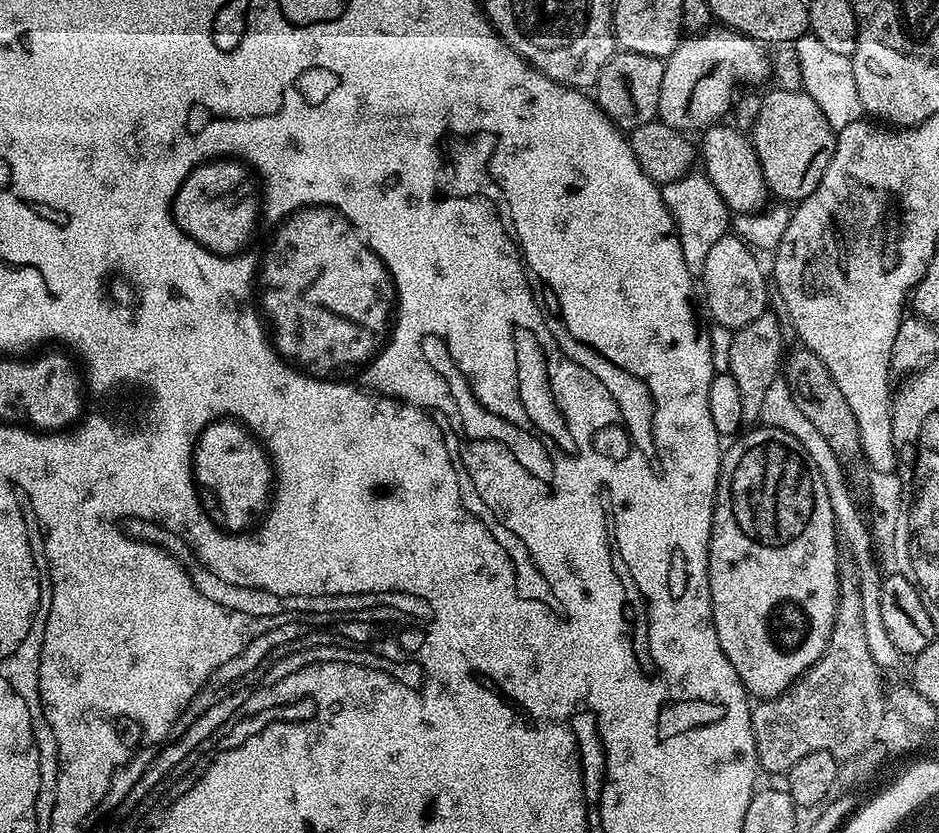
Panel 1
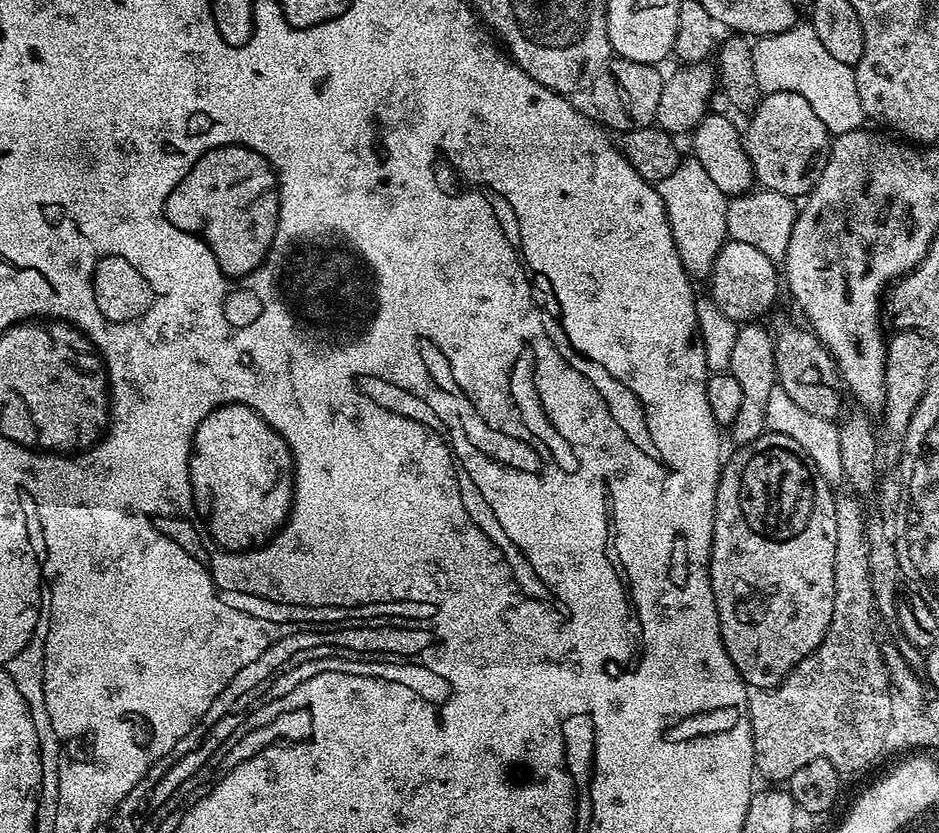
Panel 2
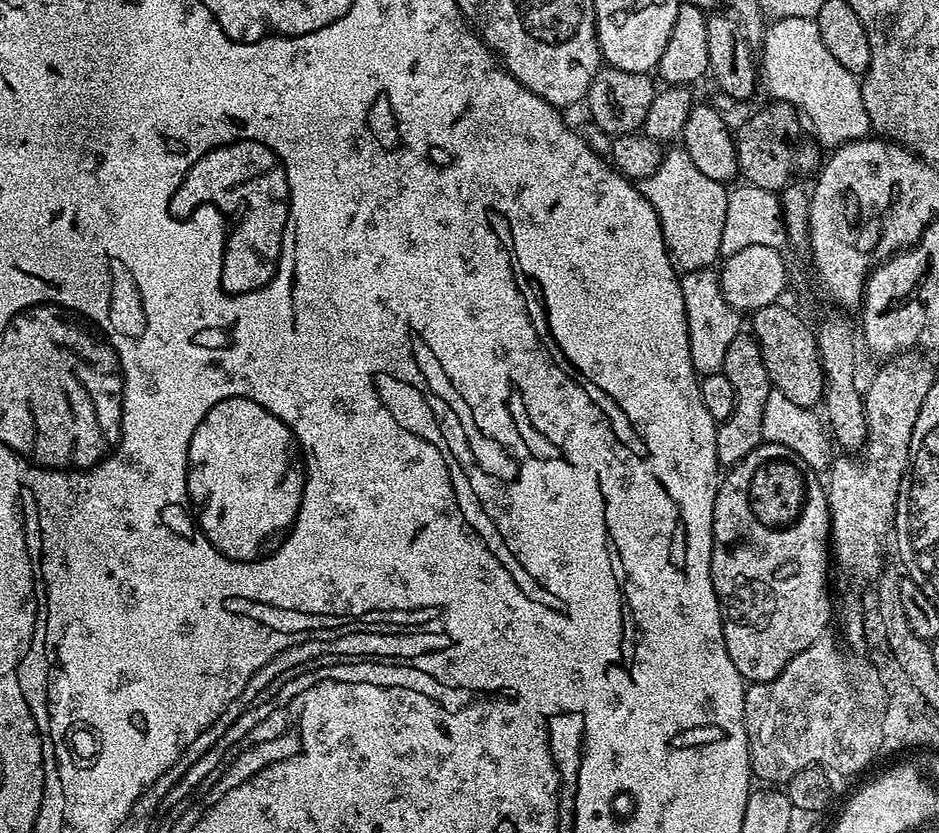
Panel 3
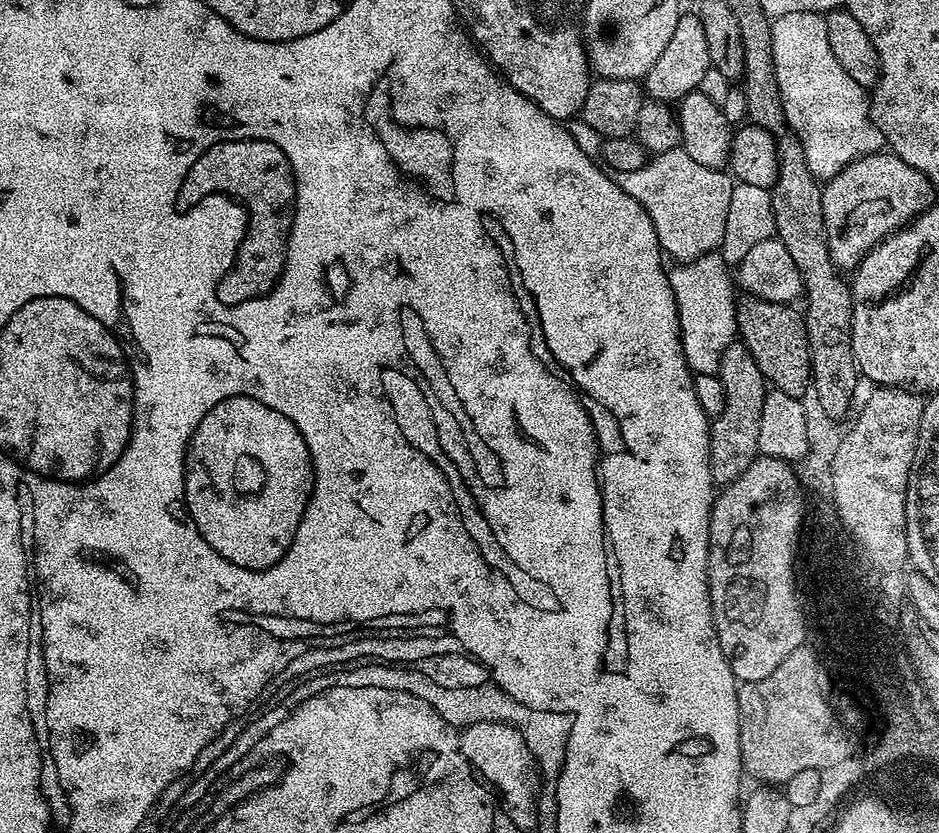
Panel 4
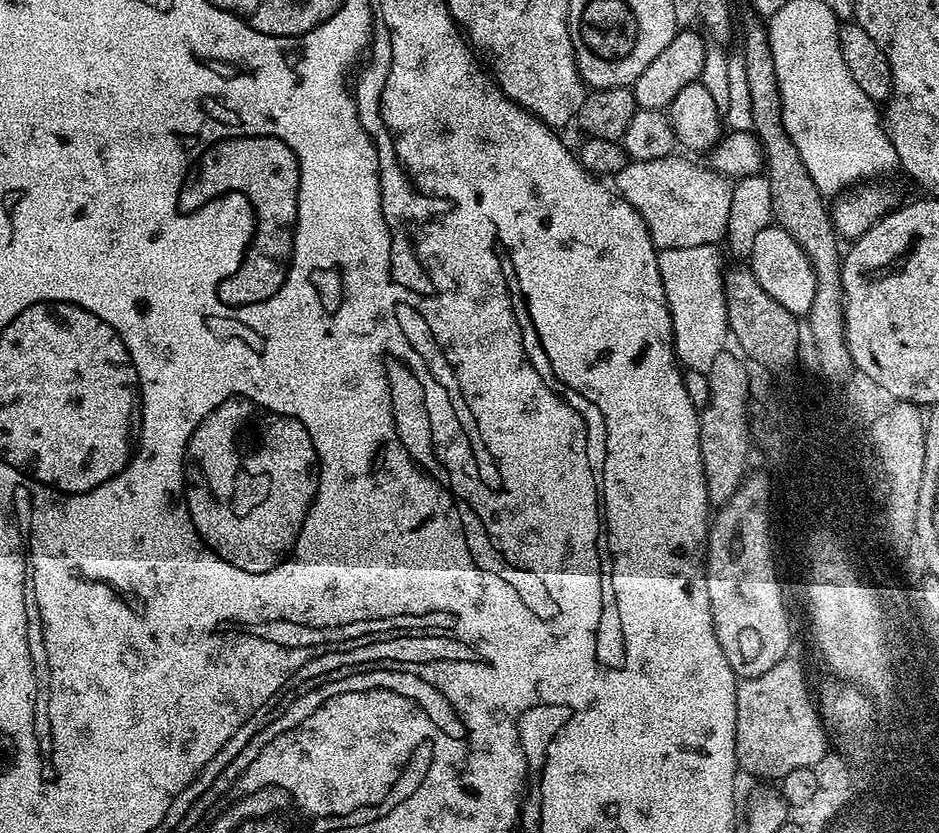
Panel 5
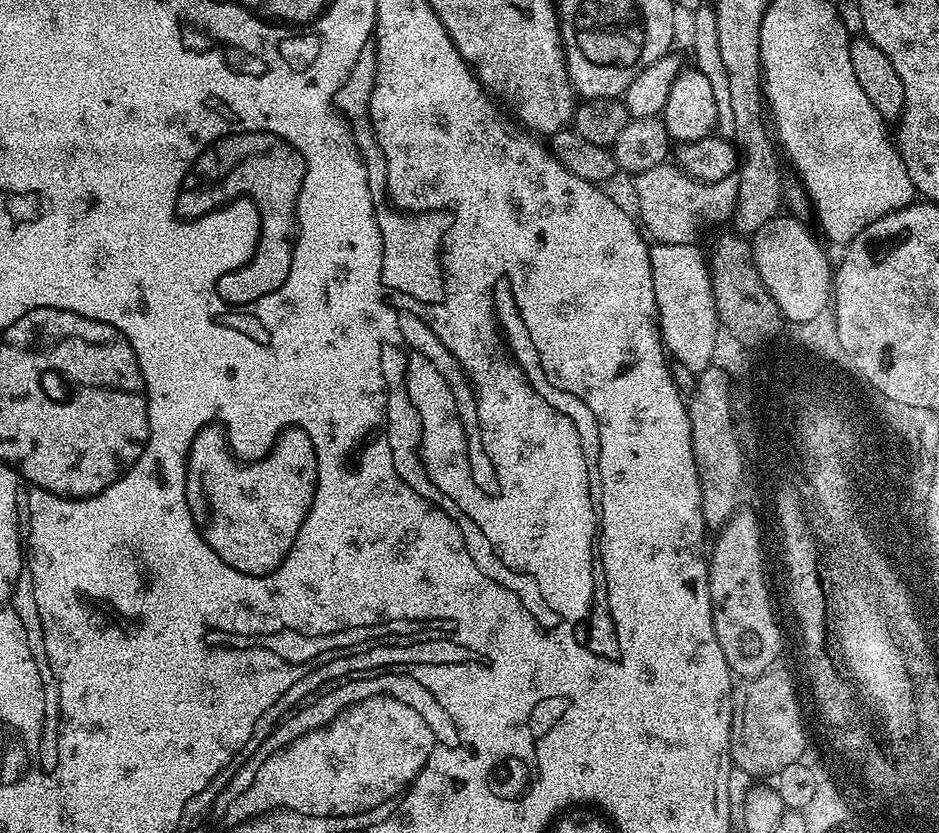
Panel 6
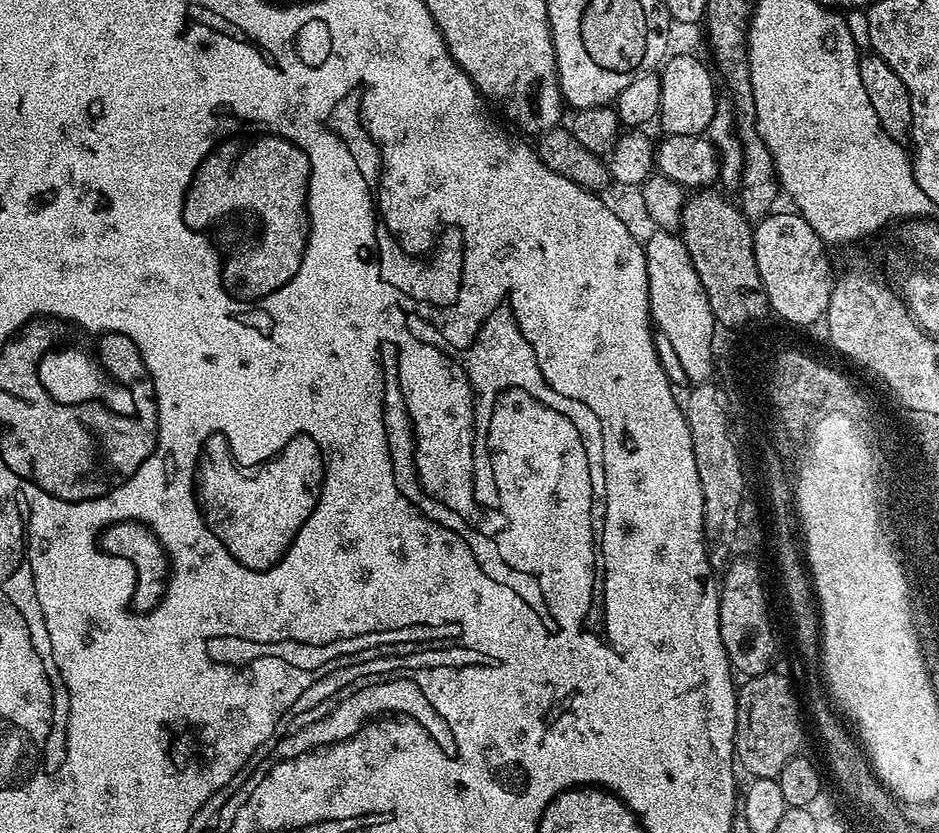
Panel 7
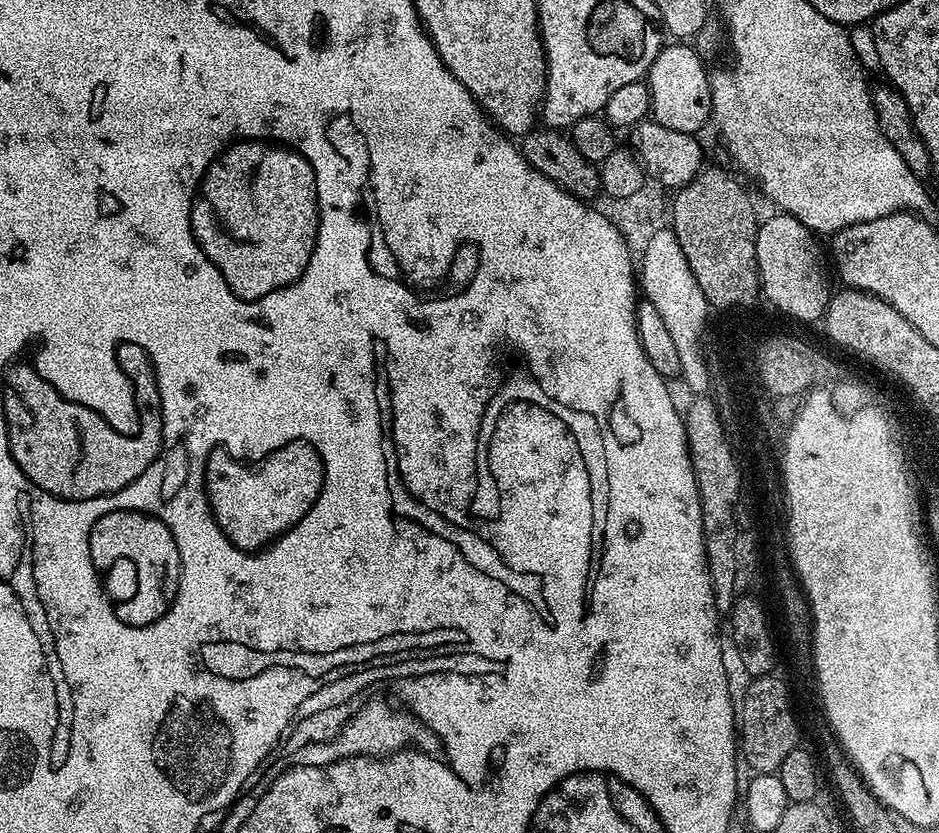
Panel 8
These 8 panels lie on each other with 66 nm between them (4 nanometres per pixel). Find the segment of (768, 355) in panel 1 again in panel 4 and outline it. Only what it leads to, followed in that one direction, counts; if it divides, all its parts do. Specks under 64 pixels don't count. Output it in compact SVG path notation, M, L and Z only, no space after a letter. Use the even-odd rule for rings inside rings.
M743 342L726 346L718 377L725 391L725 408L710 424L710 470L713 485L727 486L755 462L759 453L759 419L762 418L766 378Z

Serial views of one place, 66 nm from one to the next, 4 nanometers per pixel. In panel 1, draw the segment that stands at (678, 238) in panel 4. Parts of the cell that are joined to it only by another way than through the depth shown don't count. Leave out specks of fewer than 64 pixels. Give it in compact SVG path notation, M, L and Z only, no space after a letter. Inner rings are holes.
M693 170L687 176L663 185L662 191L682 242L682 258L686 258L686 266L693 274L703 273L706 254L710 254L718 238L730 232L730 213L726 202L722 202L722 194L714 190L714 182L710 182L710 178L700 170Z

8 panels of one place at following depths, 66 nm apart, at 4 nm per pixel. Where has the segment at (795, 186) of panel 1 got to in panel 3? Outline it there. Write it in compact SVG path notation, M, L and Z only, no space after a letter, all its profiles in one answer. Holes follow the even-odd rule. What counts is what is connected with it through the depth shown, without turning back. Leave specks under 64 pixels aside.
M772 102L769 105L769 108L764 108L761 112L760 109L753 111L752 117L735 129L736 167L748 184L779 193L797 177L811 177L821 167L822 148L815 139L803 140L800 137L801 121L791 104Z

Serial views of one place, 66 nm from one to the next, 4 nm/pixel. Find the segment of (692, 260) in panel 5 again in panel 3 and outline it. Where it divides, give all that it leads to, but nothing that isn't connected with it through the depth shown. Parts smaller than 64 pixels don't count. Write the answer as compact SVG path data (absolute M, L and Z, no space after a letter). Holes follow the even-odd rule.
M715 267L683 273L680 276L680 285L682 286L682 298L686 302L690 358L694 362L694 370L701 377L723 373L724 363L726 362L726 350L730 346L730 342L734 342L734 338L741 335L742 332L742 328L740 328L741 313L732 308L730 302L726 302L726 298L722 294L722 286L720 285L720 274Z

